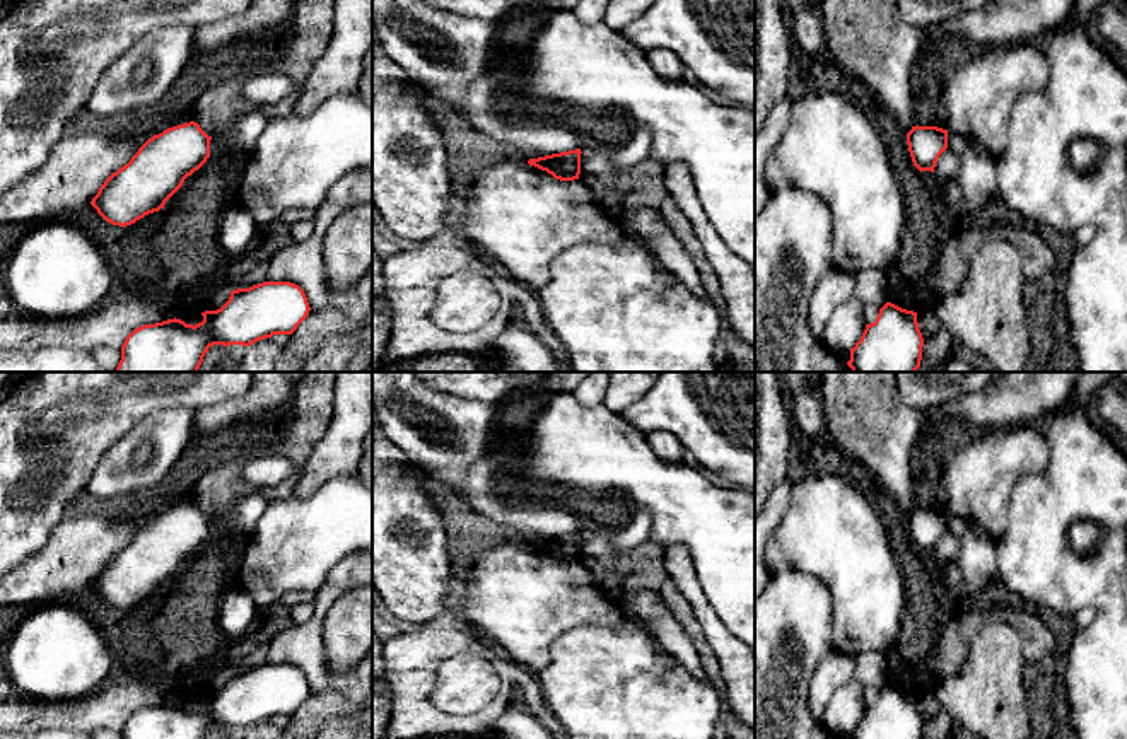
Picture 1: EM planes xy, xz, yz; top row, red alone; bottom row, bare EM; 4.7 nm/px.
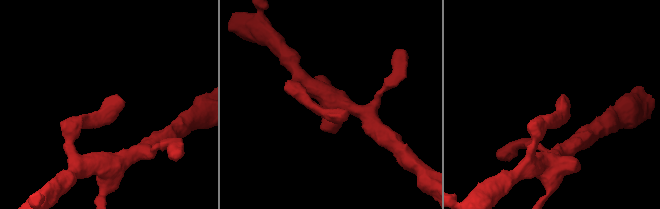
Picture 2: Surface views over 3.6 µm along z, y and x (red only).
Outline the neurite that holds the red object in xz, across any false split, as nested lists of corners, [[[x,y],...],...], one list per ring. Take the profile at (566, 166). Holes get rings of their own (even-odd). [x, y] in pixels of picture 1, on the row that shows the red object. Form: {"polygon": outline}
{"polygon": [[[581,148],[552,154],[538,159],[529,159],[528,164],[546,171],[555,179],[574,181],[581,174]]]}

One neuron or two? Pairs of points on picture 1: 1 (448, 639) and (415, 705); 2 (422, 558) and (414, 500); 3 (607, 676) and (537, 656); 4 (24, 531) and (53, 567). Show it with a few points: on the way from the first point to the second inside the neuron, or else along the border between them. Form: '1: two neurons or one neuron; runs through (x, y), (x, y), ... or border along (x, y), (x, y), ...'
1: one neuron; runs through (431, 656), (415, 671), (415, 688)
2: one neuron; runs through (422, 545), (422, 529), (414, 521), (414, 514)
3: two neurons; border along (574, 628), (552, 644), (550, 659), (535, 674)
4: two neurons; border along (64, 519), (50, 538), (17, 565)

